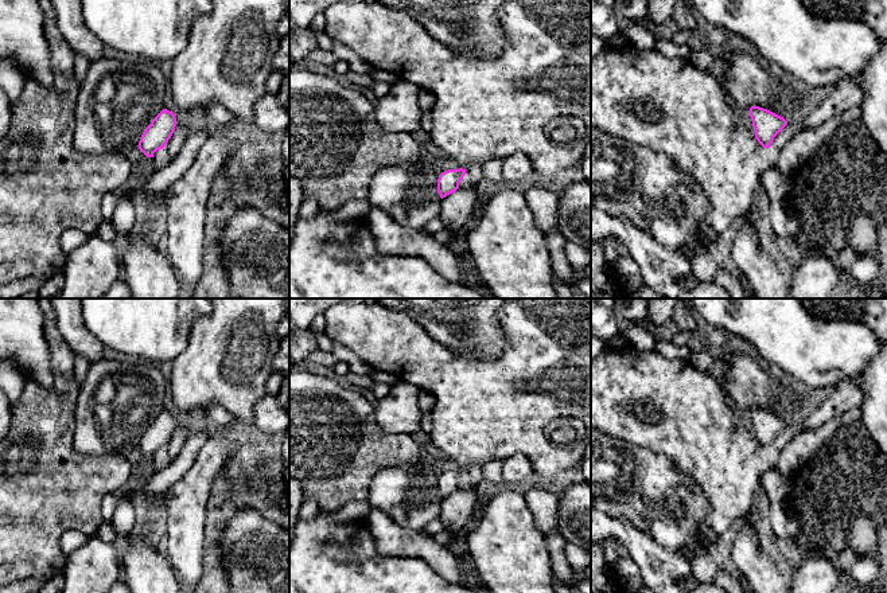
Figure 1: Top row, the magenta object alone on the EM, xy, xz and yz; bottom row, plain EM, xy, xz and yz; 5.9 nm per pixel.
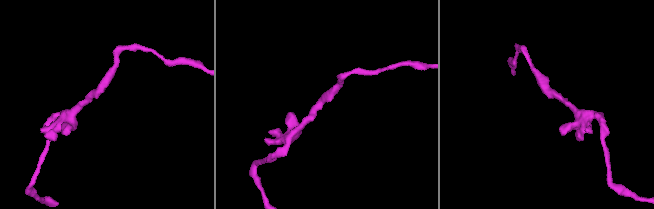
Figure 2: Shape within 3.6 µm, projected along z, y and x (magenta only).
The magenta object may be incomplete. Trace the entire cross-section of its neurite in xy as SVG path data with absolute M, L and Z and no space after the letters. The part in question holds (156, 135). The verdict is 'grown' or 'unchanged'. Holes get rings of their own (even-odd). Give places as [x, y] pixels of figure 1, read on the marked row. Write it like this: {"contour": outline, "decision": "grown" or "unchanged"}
{"contour": "M163 109L143 132L139 149L147 157L153 157L153 153L166 147L176 126L175 114Z", "decision": "unchanged"}

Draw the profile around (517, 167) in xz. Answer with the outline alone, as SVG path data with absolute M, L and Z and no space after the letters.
M517 152L503 159L503 180L506 182L513 183L524 180L533 172L532 161L522 152Z

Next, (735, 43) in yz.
M730 34L728 40L723 47L720 47L720 51L725 55L727 62L730 62L736 52L743 52L755 56L763 67L770 65L759 50L740 35Z

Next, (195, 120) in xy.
M170 90L166 97L164 109L175 114L175 118L176 118L175 130L179 128L186 128L188 134L201 132L201 130L206 130L209 139L217 134L226 136L226 128L215 124L206 114L205 110L202 109L192 109L192 110L186 110L186 112L179 110L174 102L174 98Z

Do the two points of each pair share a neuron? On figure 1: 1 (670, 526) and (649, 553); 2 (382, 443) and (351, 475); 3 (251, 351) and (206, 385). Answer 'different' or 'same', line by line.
1: different
2: same
3: same

